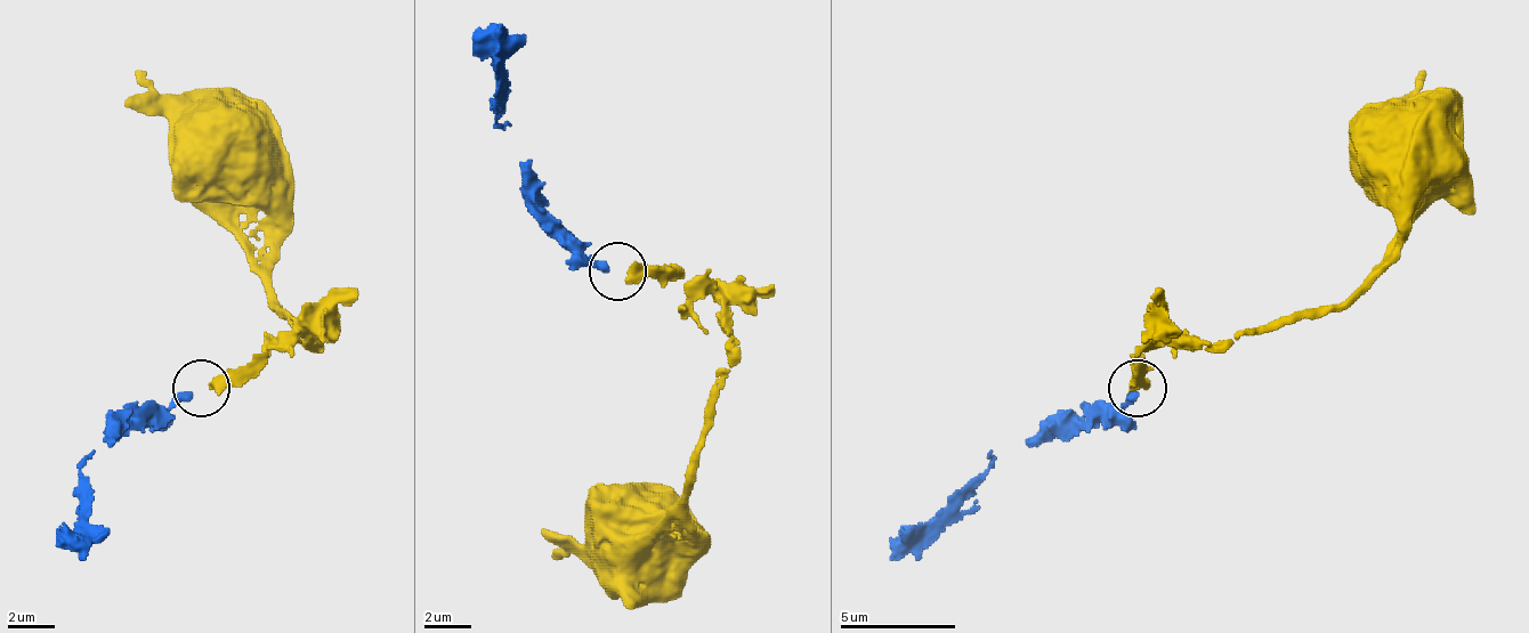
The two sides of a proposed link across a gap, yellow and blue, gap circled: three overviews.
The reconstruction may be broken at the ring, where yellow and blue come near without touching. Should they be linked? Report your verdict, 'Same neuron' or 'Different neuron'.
Same neuron

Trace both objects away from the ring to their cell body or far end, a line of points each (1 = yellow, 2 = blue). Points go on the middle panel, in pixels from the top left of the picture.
1: (624, 270), (677, 270), (711, 293), (729, 363), (717, 374), (700, 462), (665, 519), (636, 542)
2: (607, 270), (543, 207), (509, 126), (498, 120), (498, 22)

